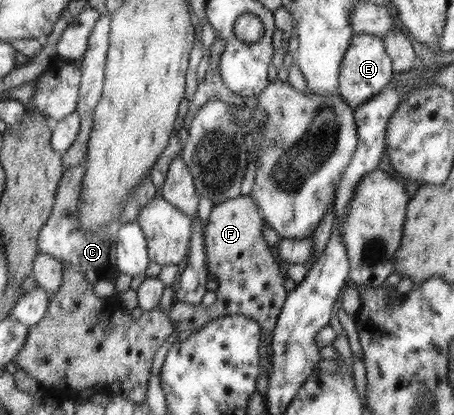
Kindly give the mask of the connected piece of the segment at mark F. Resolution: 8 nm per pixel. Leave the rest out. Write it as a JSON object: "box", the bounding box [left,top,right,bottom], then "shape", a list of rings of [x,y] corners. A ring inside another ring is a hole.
{"box":[168,195,288,349],"shape":[[[251,195],[228,199],[212,207],[210,221],[204,227],[204,248],[208,253],[208,272],[218,283],[215,290],[216,300],[209,307],[174,300],[168,316],[175,331],[187,334],[211,319],[239,314],[254,319],[261,326],[272,349],[272,333],[288,295],[286,287],[283,287],[279,261],[263,237],[263,218],[260,206]]]}

